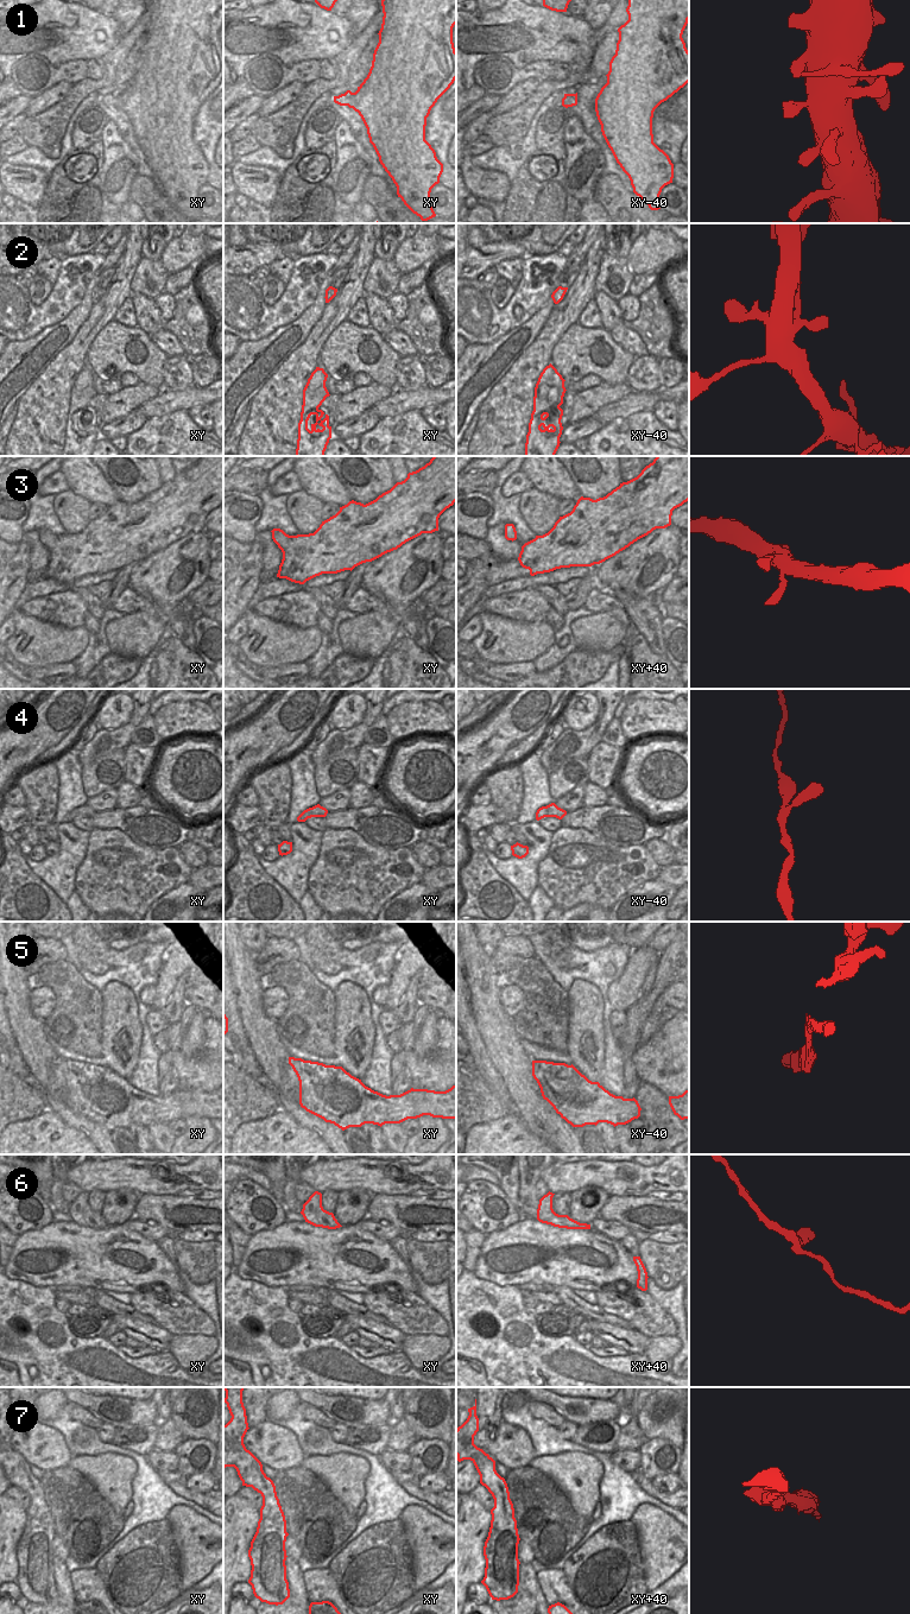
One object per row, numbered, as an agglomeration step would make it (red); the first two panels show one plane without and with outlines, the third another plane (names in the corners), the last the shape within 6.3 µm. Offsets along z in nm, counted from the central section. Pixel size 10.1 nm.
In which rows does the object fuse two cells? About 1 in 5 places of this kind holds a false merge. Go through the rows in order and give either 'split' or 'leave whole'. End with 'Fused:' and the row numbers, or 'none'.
1: leave whole
2: leave whole
3: leave whole
4: leave whole
5: leave whole
6: leave whole
7: leave whole
Fused: none

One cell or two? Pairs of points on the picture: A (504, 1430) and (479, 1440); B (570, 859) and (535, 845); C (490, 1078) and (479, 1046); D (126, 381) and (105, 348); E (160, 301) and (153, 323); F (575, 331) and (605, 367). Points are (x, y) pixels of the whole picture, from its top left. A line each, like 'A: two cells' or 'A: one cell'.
A: one cell
B: two cells
C: one cell
D: two cells
E: two cells
F: one cell

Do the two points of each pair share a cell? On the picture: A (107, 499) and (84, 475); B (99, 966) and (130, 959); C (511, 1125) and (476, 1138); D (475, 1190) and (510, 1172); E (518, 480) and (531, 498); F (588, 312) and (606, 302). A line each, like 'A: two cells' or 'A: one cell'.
A: one cell
B: two cells
C: one cell
D: two cells
E: two cells
F: two cells

